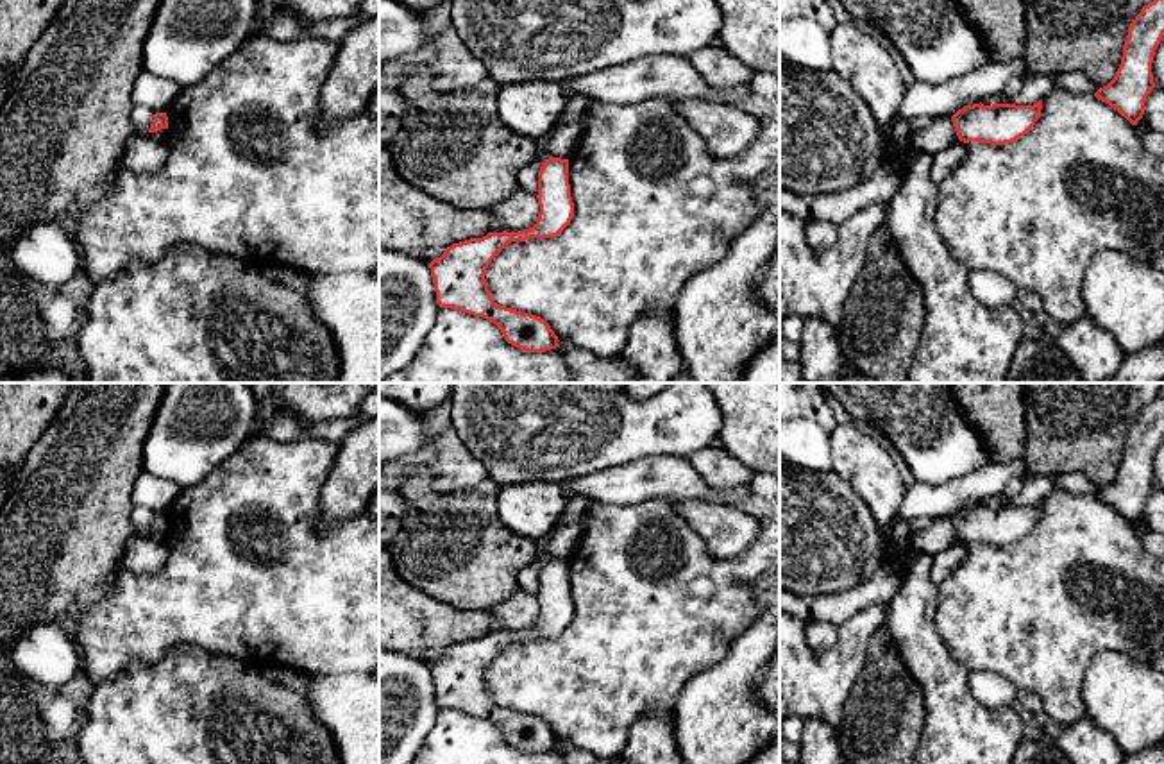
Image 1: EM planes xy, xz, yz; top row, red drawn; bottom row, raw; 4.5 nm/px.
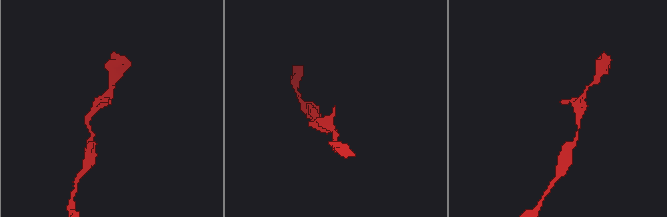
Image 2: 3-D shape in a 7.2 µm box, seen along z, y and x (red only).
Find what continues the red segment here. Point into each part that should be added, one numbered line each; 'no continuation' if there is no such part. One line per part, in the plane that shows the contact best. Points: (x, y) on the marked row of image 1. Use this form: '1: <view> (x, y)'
no continuation

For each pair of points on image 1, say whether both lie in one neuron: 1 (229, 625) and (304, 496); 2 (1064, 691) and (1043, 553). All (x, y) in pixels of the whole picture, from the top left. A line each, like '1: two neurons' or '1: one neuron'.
1: one neuron
2: one neuron

